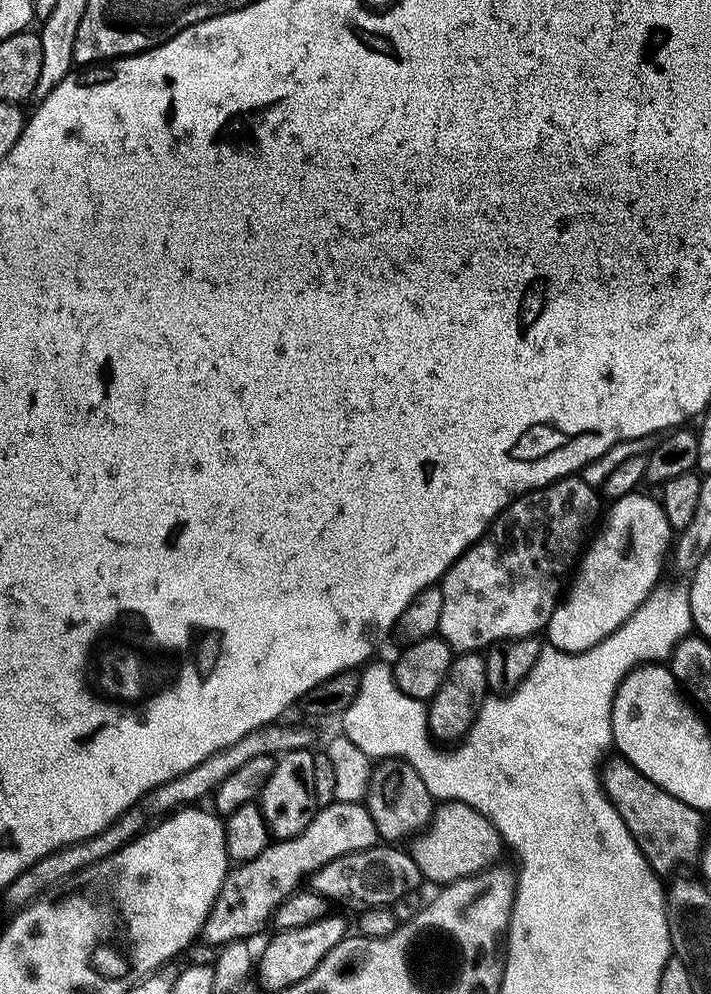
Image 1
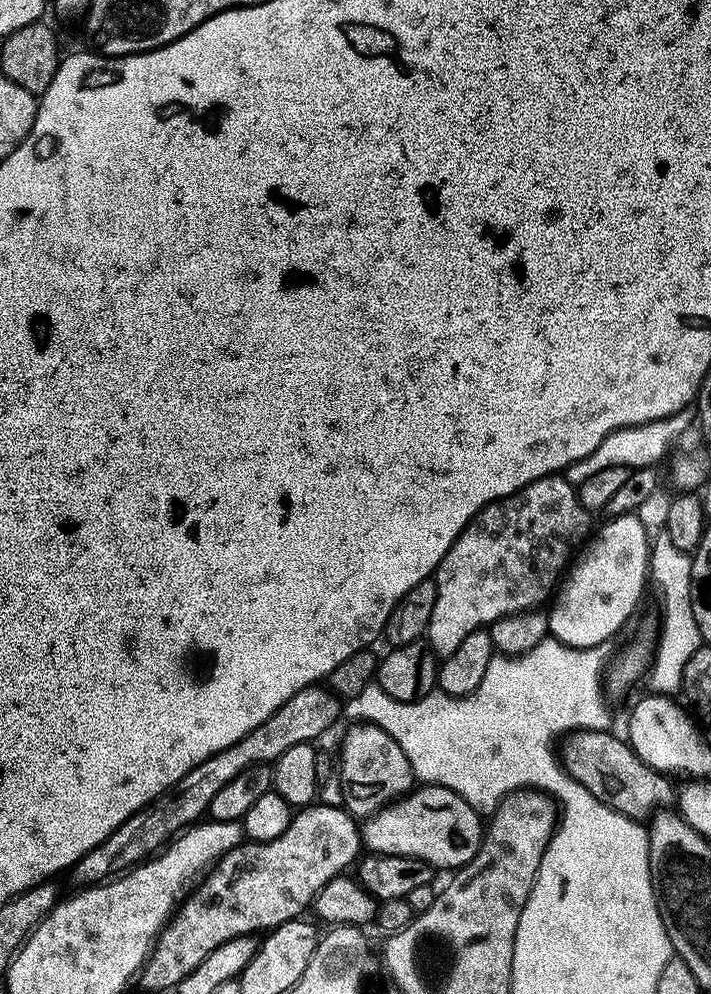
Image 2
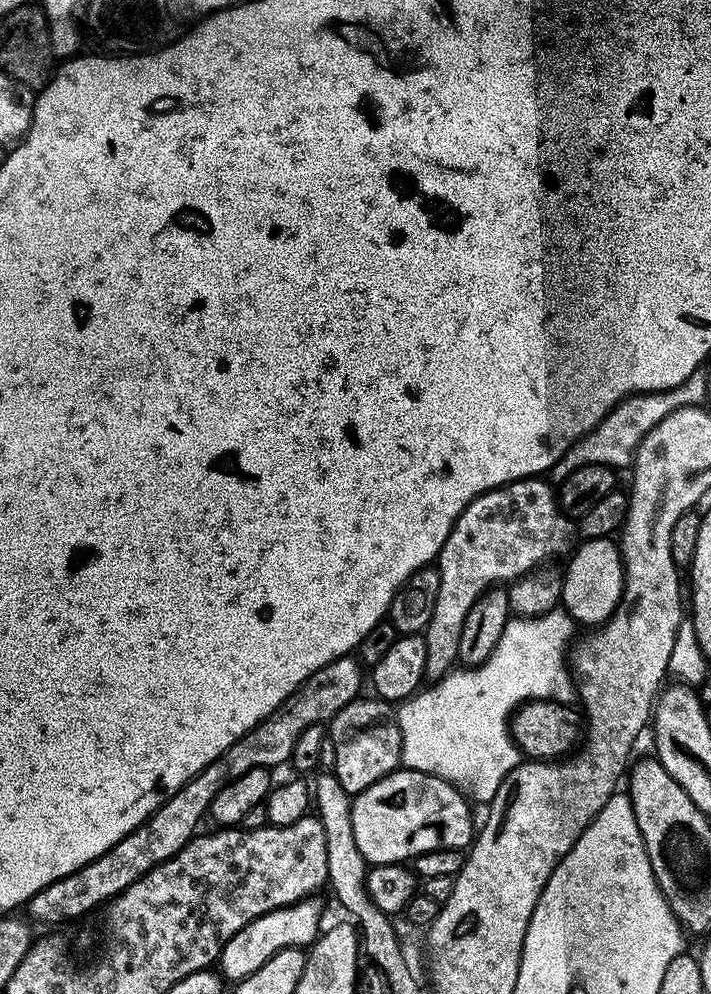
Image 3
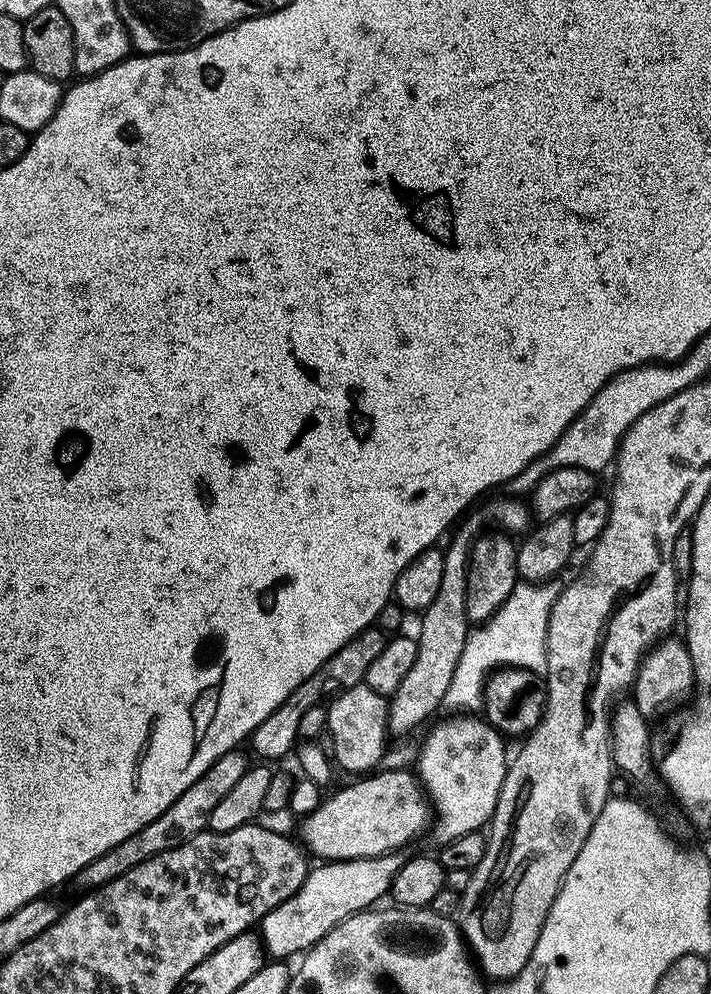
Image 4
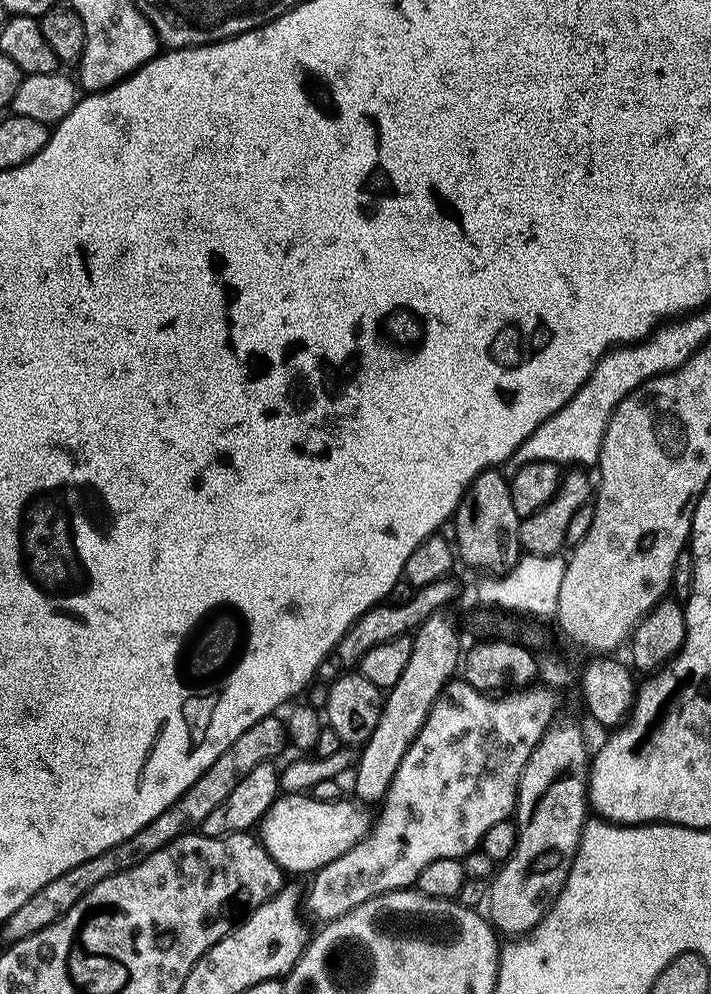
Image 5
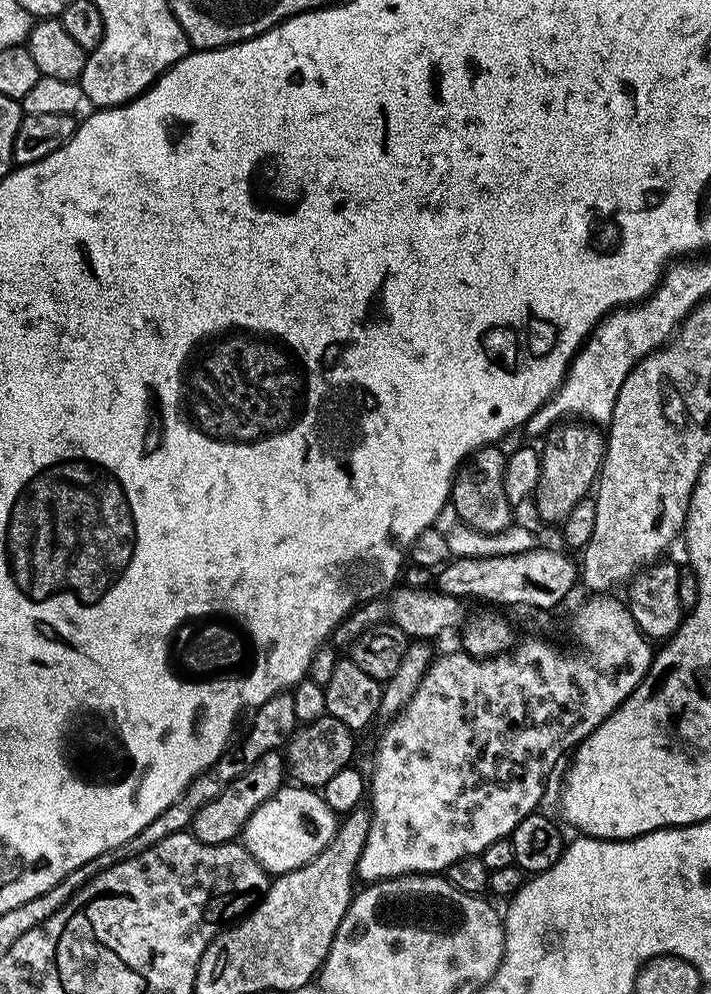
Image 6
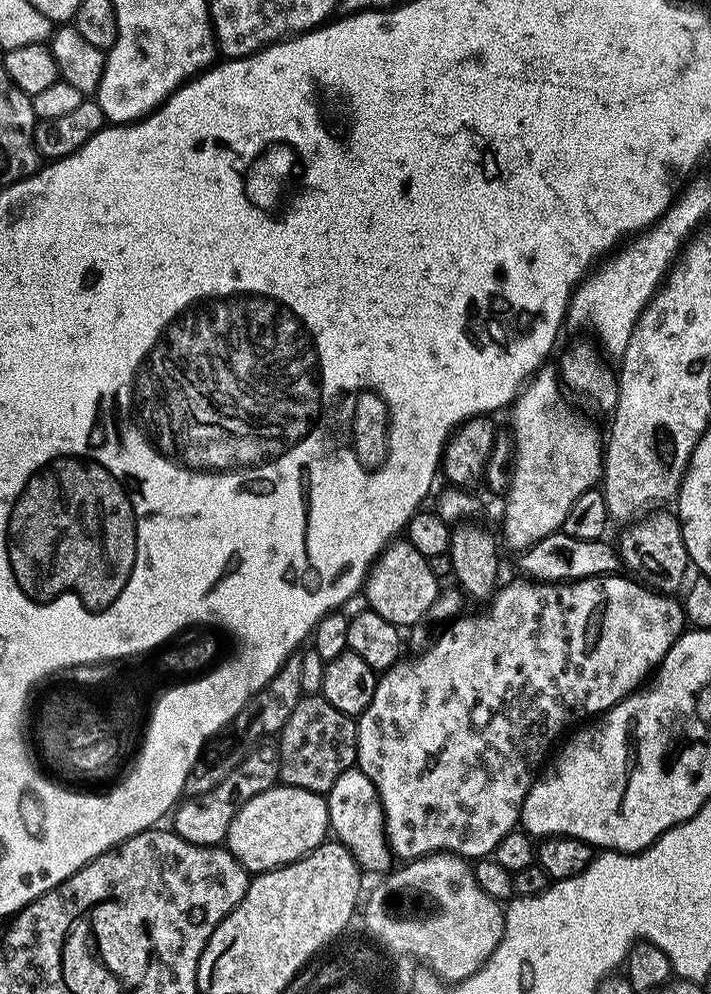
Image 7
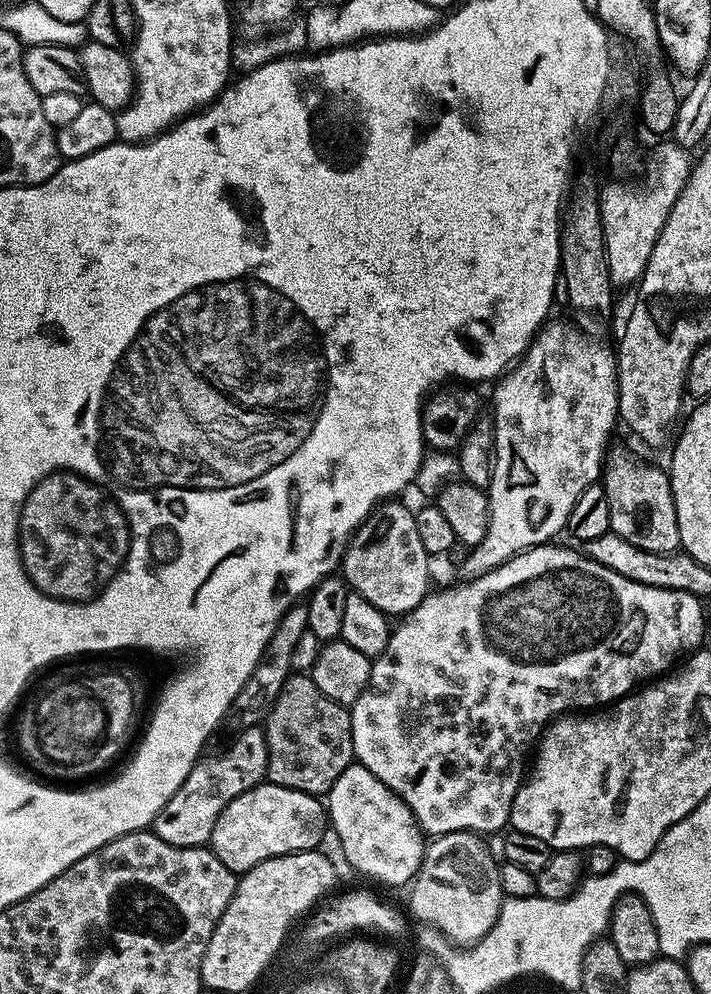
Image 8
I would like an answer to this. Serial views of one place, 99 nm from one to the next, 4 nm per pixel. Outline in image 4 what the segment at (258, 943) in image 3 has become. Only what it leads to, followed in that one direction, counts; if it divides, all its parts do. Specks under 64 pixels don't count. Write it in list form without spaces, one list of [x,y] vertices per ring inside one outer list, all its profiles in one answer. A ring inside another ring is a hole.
[[[389,854],[373,860],[324,862],[316,866],[320,868],[313,867],[302,890],[263,920],[262,943],[267,955],[284,962],[289,959],[287,956],[299,957],[311,952],[318,942],[322,942],[322,938],[329,936],[342,922],[360,912],[375,909],[381,903],[379,900],[391,893],[405,863],[403,855]]]

